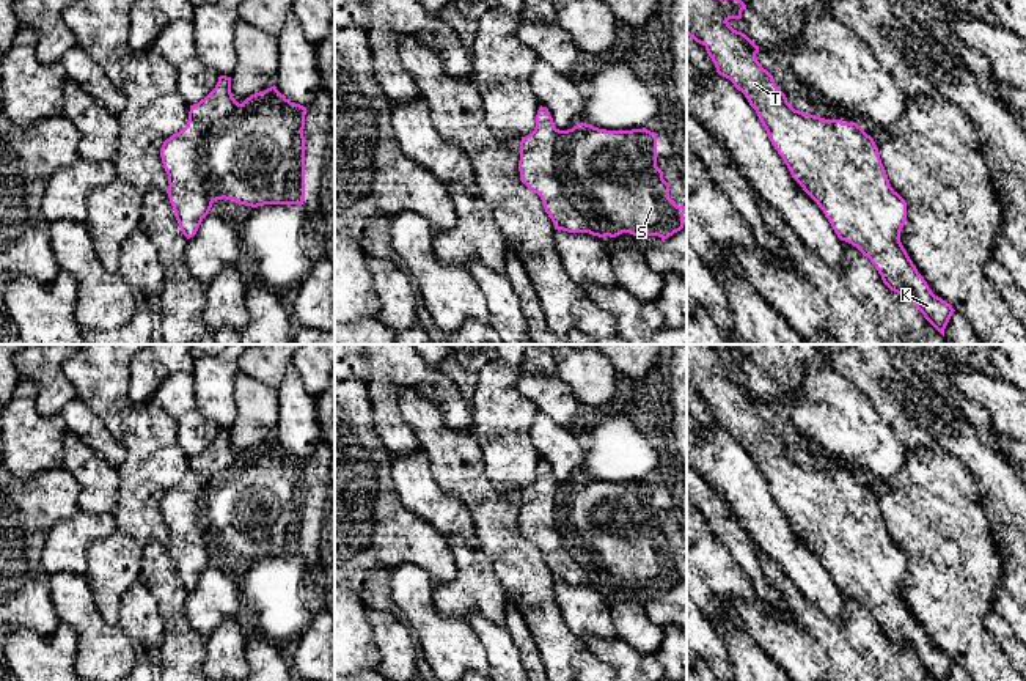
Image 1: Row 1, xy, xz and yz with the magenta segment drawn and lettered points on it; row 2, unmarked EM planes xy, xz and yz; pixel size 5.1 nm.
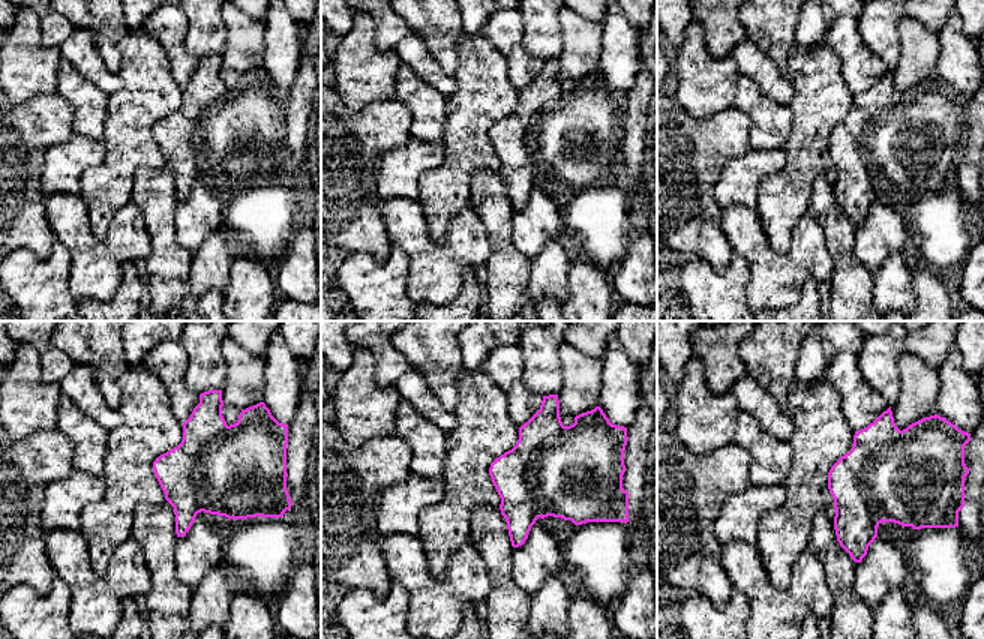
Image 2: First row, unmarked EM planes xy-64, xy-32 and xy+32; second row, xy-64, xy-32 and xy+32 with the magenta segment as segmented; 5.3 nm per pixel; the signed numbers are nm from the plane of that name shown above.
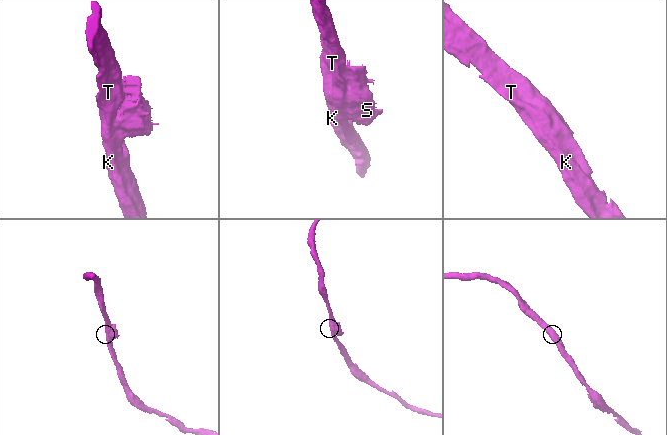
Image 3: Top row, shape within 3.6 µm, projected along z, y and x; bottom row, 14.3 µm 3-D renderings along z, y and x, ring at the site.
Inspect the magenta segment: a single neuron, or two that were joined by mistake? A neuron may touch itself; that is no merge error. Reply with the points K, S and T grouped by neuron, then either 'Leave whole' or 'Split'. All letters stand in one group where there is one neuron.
Groups: K S T. Leave whole

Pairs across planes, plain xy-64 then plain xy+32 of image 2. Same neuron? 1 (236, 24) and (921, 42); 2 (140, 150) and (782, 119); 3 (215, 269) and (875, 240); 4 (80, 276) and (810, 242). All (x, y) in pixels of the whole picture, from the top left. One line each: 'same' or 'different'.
1: same
2: different
3: different
4: same

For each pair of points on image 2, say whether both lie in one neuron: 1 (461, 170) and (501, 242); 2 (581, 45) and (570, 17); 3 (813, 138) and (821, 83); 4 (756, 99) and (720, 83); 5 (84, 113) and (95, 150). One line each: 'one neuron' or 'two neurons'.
1: two neurons
2: one neuron
3: one neuron
4: two neurons
5: two neurons

